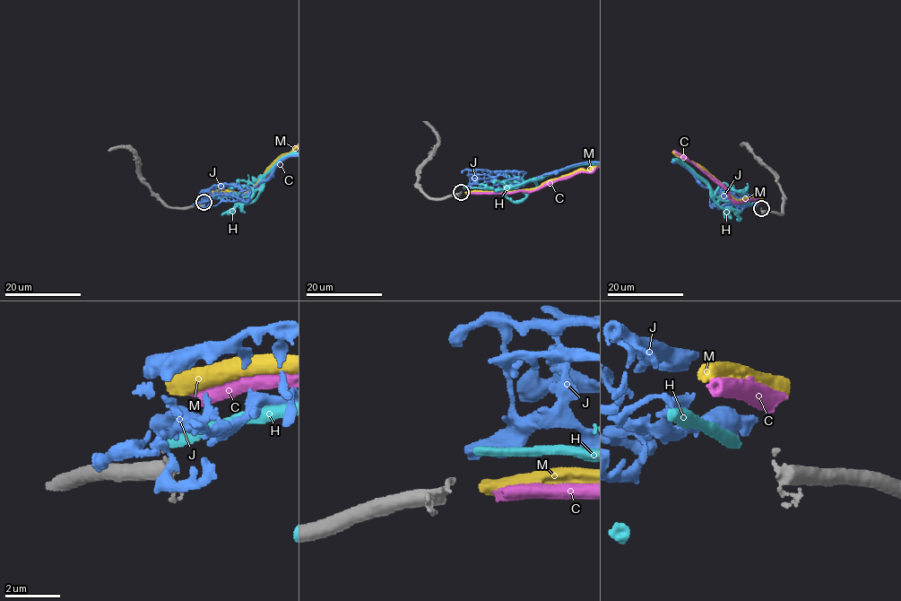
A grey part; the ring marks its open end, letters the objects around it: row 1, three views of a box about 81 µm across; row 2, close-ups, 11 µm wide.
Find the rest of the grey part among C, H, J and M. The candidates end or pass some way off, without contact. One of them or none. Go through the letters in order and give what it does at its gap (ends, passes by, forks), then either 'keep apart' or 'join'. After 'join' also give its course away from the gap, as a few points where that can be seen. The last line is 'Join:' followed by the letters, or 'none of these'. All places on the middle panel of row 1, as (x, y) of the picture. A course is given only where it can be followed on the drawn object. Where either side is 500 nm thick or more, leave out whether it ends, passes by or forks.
C: keep apart
H: it ends | keep apart
J: it ends | keep apart
M: join
Join: M

